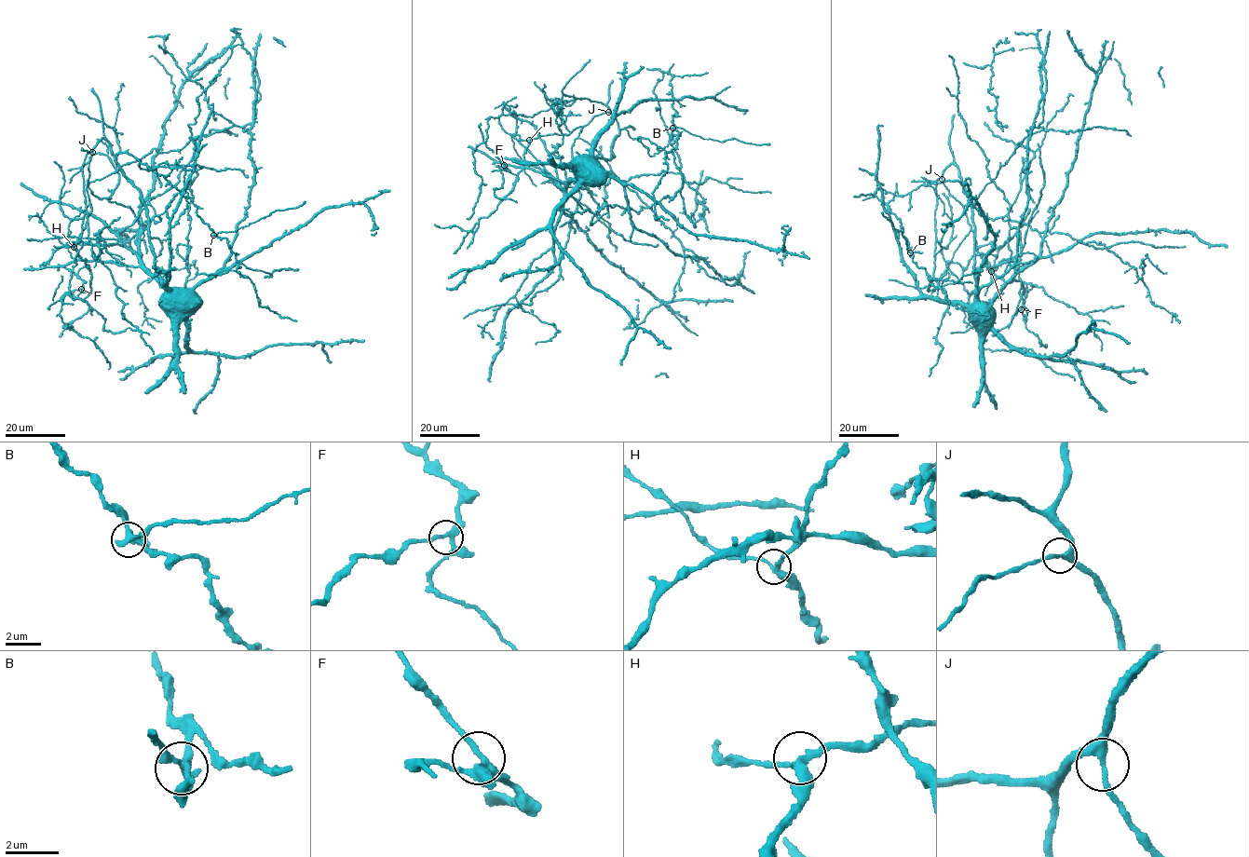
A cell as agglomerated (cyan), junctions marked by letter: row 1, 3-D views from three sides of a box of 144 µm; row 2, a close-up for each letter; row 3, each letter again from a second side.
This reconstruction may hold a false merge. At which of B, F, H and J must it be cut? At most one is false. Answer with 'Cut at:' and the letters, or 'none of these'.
Cut at: B

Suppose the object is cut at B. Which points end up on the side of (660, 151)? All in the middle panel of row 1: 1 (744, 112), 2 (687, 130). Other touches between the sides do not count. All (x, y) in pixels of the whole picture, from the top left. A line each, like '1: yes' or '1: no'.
1: yes
2: no

